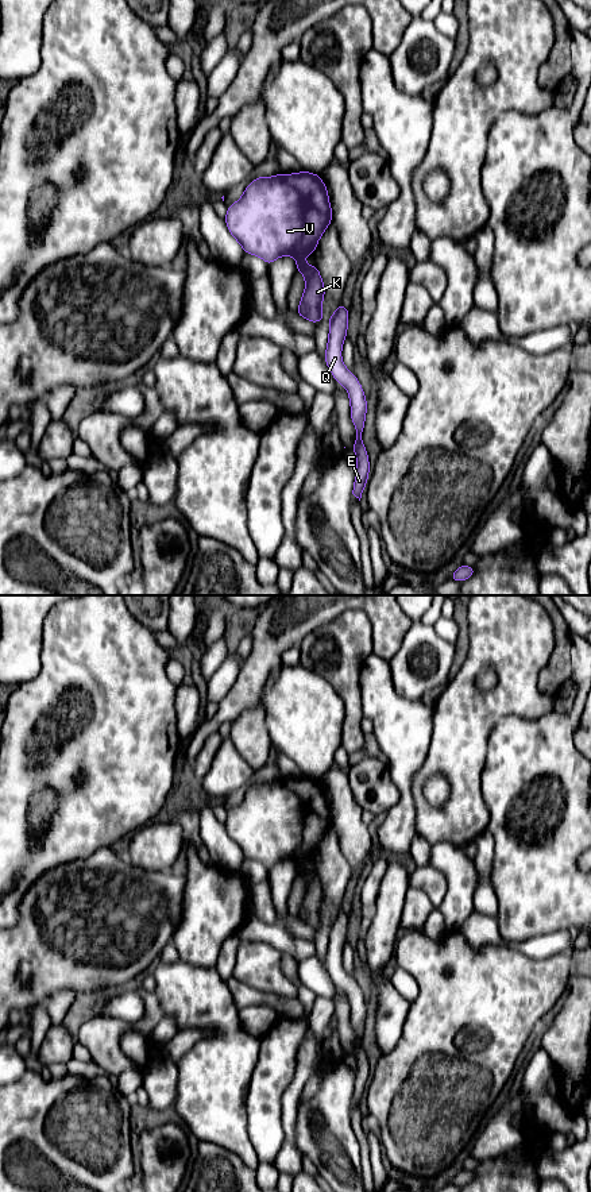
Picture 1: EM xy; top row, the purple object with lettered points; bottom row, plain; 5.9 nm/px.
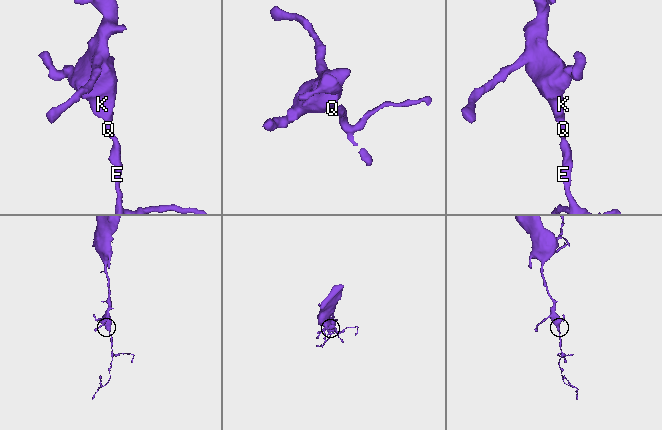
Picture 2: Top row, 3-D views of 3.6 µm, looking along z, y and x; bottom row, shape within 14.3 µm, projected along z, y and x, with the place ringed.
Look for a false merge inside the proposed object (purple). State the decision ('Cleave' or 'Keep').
Keep

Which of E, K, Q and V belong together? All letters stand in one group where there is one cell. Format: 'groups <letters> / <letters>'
groups E K Q V

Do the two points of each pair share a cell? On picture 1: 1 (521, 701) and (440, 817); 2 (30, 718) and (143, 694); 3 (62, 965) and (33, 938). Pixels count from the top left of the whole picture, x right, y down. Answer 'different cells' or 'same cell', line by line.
1: same cell
2: same cell
3: same cell

